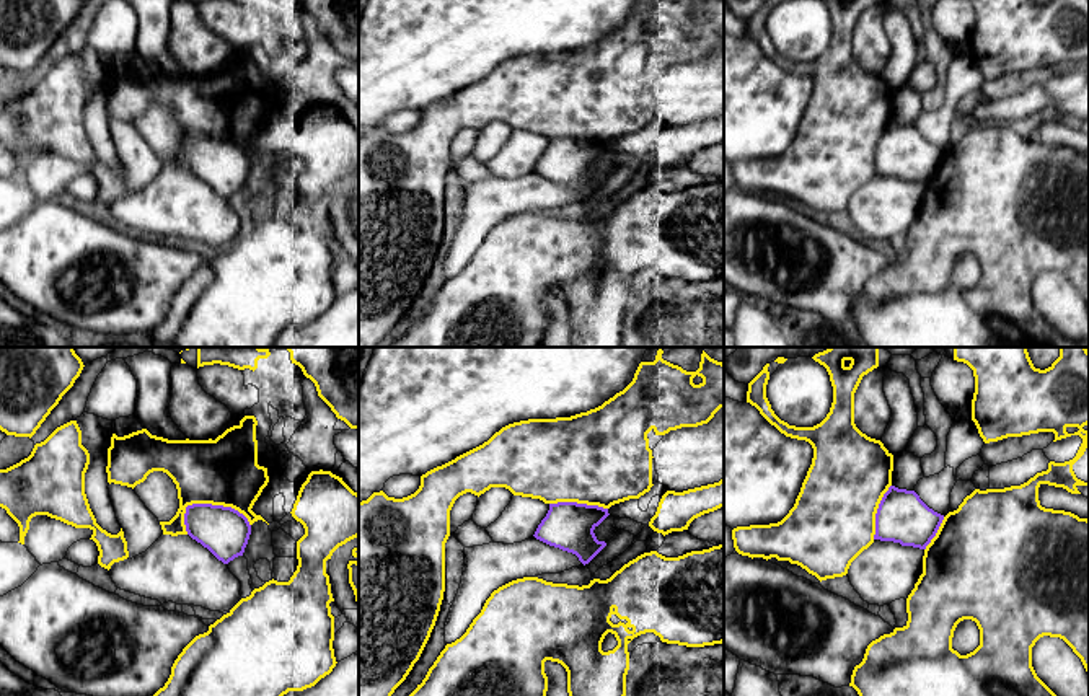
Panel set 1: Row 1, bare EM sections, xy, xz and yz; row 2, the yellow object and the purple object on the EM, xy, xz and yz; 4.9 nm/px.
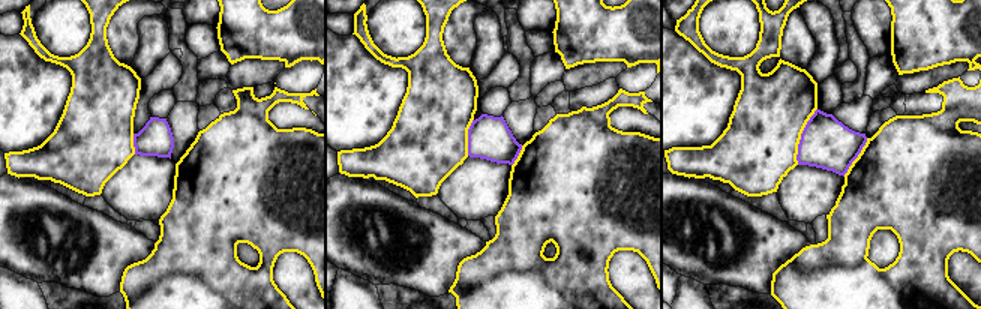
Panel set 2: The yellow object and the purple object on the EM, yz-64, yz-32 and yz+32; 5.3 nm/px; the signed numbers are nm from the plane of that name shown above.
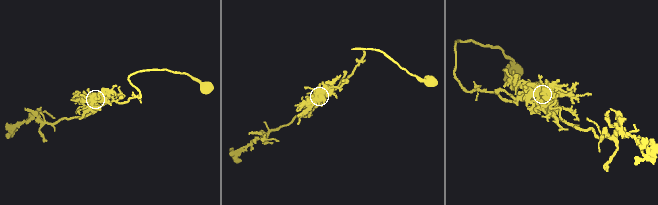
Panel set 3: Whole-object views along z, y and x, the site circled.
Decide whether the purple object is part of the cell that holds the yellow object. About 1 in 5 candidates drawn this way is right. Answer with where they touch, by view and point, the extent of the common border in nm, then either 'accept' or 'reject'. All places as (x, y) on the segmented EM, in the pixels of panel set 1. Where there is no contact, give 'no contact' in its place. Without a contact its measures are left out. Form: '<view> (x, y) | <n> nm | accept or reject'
xy (217, 504) | 340 nm | reject

